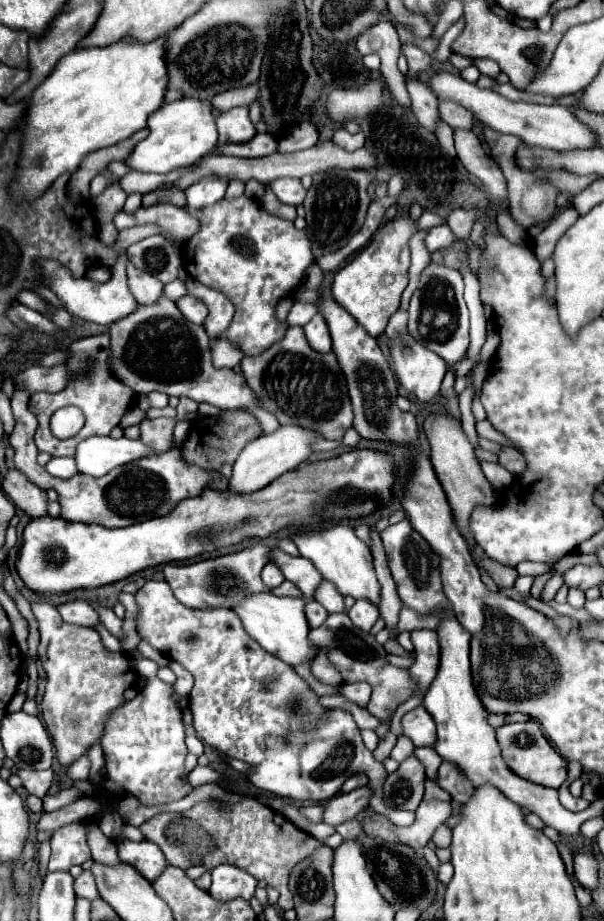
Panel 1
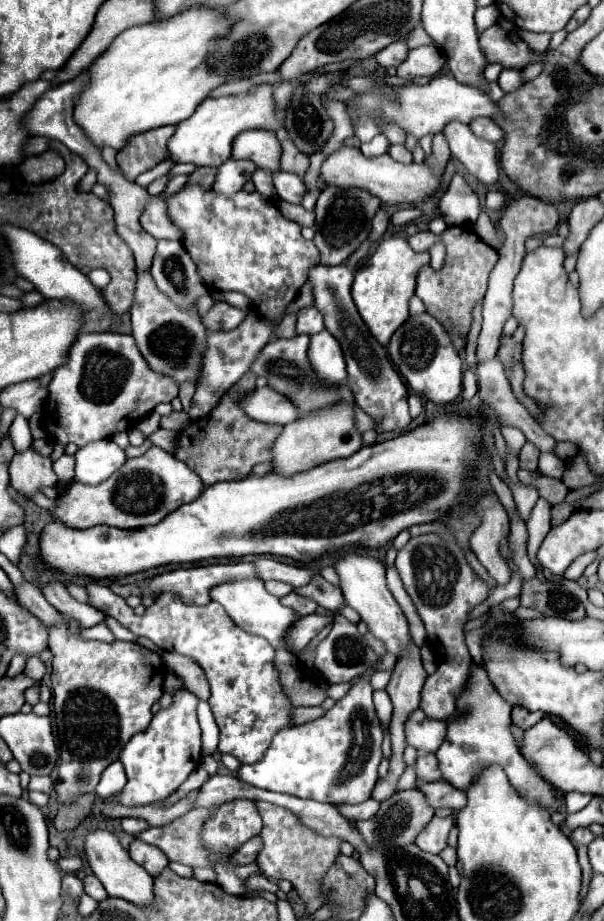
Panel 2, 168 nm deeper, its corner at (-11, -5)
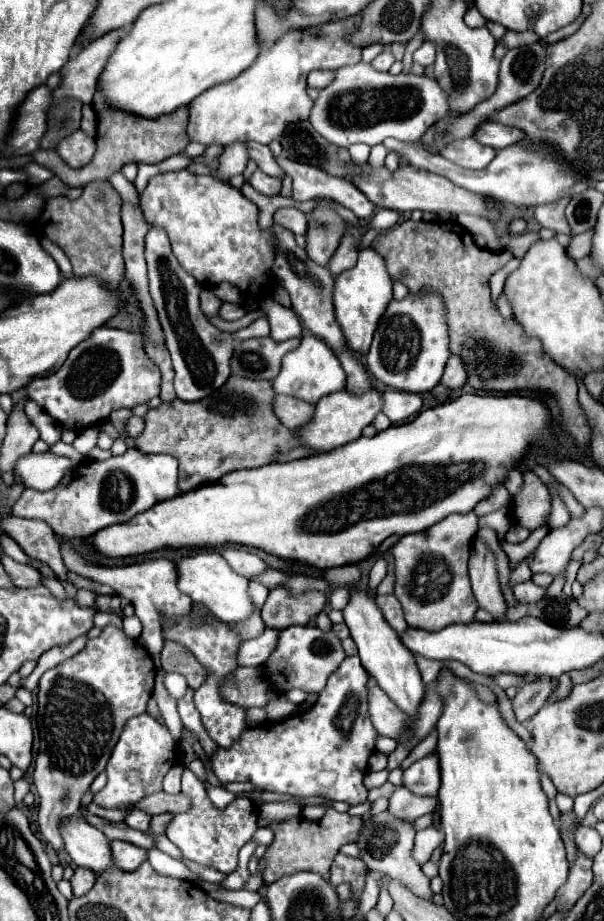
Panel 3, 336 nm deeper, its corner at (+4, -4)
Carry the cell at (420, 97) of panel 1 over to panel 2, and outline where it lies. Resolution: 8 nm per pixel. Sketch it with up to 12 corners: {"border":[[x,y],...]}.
{"border":[[469,126],[443,130],[451,154],[483,184],[499,178],[497,146]]}

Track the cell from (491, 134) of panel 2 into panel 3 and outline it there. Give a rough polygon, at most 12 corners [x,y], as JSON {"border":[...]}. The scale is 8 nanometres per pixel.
{"border":[[486,121],[474,131],[478,143],[498,151],[524,133]]}

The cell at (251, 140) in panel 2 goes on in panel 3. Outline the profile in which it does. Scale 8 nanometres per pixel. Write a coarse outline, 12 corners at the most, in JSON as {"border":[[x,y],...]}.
{"border":[[246,143],[258,169],[284,177],[272,151],[260,143]]}

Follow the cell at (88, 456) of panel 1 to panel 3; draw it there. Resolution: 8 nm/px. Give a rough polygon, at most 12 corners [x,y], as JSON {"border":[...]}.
{"border":[[30,453],[16,463],[22,483],[36,491],[56,483],[76,463],[52,453]]}

